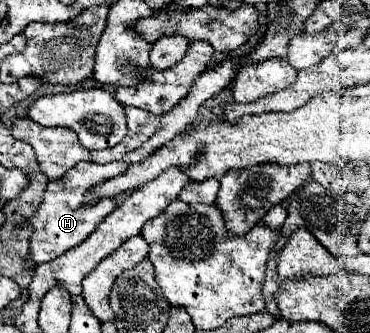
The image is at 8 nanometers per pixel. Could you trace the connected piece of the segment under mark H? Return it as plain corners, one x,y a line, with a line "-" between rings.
80,162
70,172
66,172
66,176
54,180
54,182
48,182
44,200
42,200
38,212
30,218
30,224
34,228
32,236
30,236
30,256
28,256
30,268
34,268
42,262
50,262
50,260
58,258
60,254
64,254
66,250
80,246
96,230
96,226
114,210
116,200
104,198
92,206
82,208
84,196
92,186
96,186
112,176
122,174
126,168
128,168
126,162
110,162
110,164

